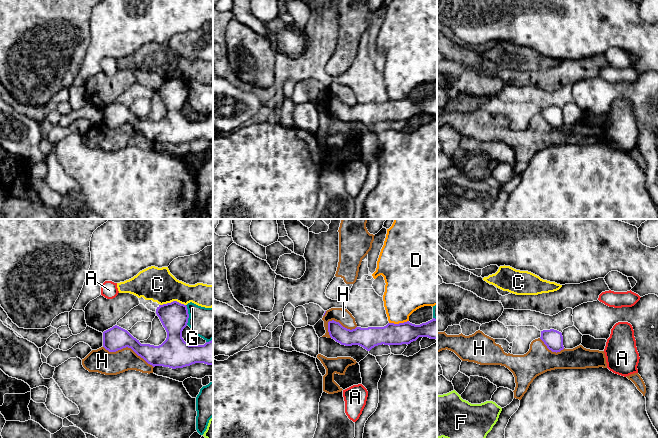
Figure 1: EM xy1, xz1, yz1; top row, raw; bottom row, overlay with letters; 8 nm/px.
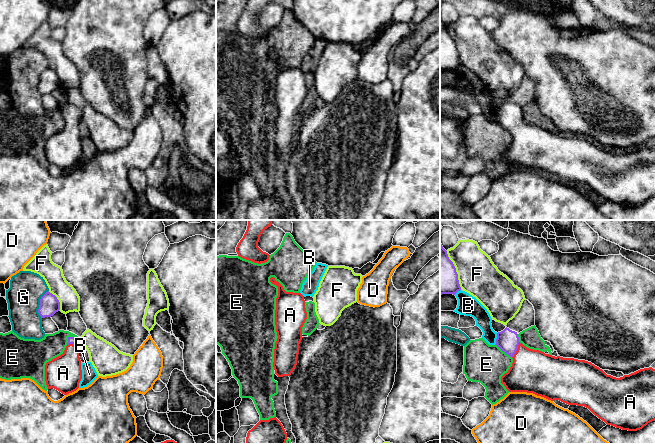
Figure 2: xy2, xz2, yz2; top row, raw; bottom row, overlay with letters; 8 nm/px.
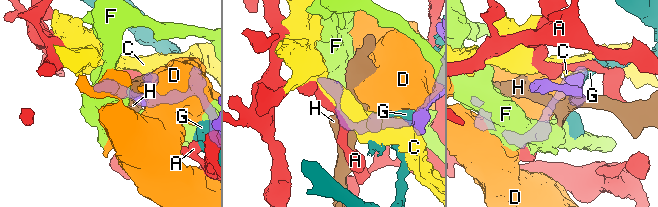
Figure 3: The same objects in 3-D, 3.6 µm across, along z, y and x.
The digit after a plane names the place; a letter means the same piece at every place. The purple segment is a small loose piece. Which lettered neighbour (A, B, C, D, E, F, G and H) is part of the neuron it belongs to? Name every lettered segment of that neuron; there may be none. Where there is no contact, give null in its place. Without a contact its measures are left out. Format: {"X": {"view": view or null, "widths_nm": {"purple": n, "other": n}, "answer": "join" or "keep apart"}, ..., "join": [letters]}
{"A": {"view": "yz2", "widths_nm": {"purple": 180, "other": 340}, "answer": "join"}, "B": {"view": "yz2", "widths_nm": {"purple": 180, "other": 130}, "answer": "keep apart"}, "C": {"view": "xy1", "widths_nm": {"purple": 220, "other": 280}, "answer": "keep apart"}, "D": {"view": "xz1", "widths_nm": {"purple": 180, "other": 320}, "answer": "keep apart"}, "E": {"view": "yz2", "widths_nm": {"purple": 180, "other": 320}, "answer": "keep apart"}, "F": {"view": "xy2", "widths_nm": {"purple": 160, "other": 160}, "answer": "keep apart"}, "G": {"view": "xy2", "widths_nm": {"purple": 160, "other": 280}, "answer": "keep apart"}, "H": {"view": "xy1", "widths_nm": {"purple": 190, "other": 190}, "answer": "keep apart"}, "join": ["A"]}

